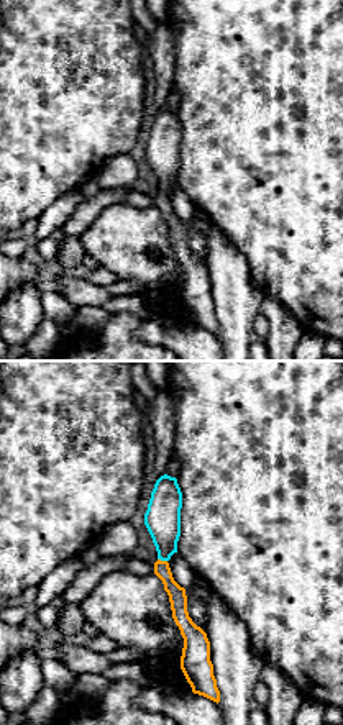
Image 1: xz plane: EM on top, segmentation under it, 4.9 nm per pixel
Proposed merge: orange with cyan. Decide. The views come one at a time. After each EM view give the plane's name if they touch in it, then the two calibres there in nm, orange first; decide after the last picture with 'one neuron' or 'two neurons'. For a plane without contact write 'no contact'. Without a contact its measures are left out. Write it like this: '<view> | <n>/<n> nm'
xz | 90/180 nm

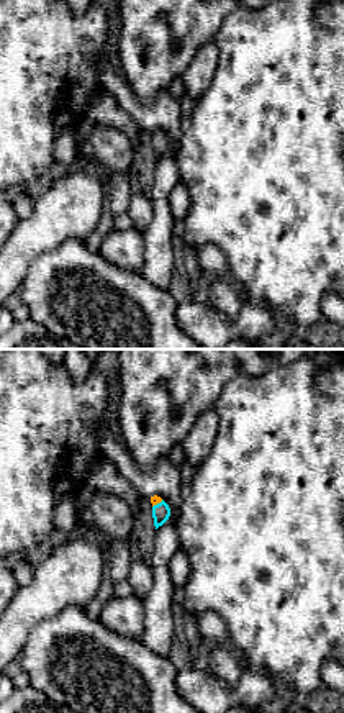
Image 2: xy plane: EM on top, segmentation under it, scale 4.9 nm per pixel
xy | 50/90 nm

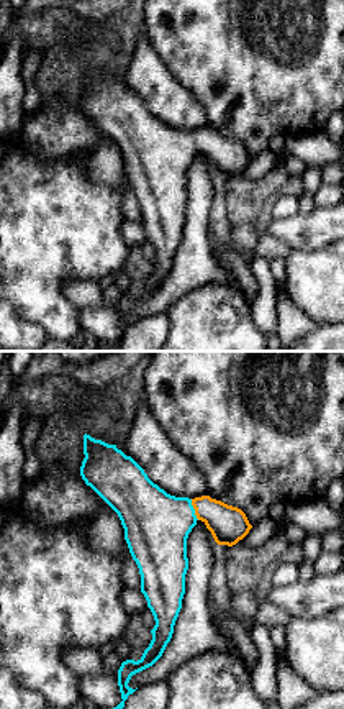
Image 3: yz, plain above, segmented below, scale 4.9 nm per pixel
yz | 180/320 nm

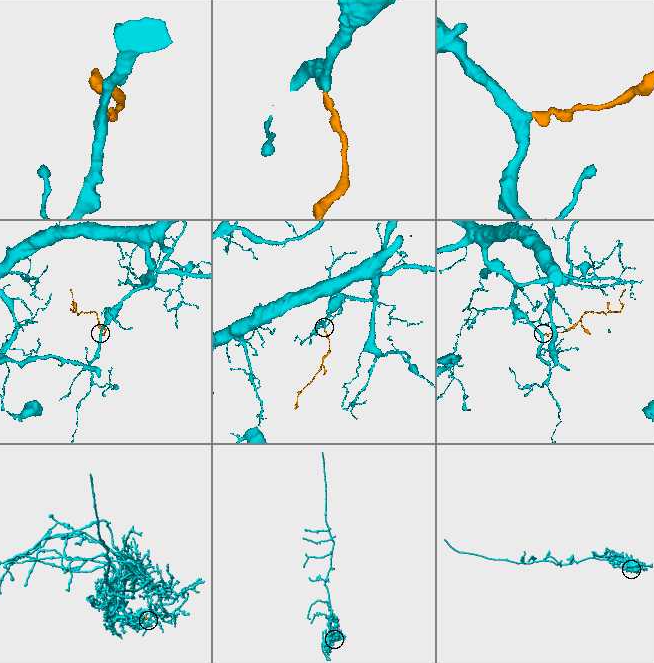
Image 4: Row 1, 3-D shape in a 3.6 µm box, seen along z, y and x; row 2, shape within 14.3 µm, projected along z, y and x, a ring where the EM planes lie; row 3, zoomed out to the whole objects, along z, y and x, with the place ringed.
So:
one neuron

